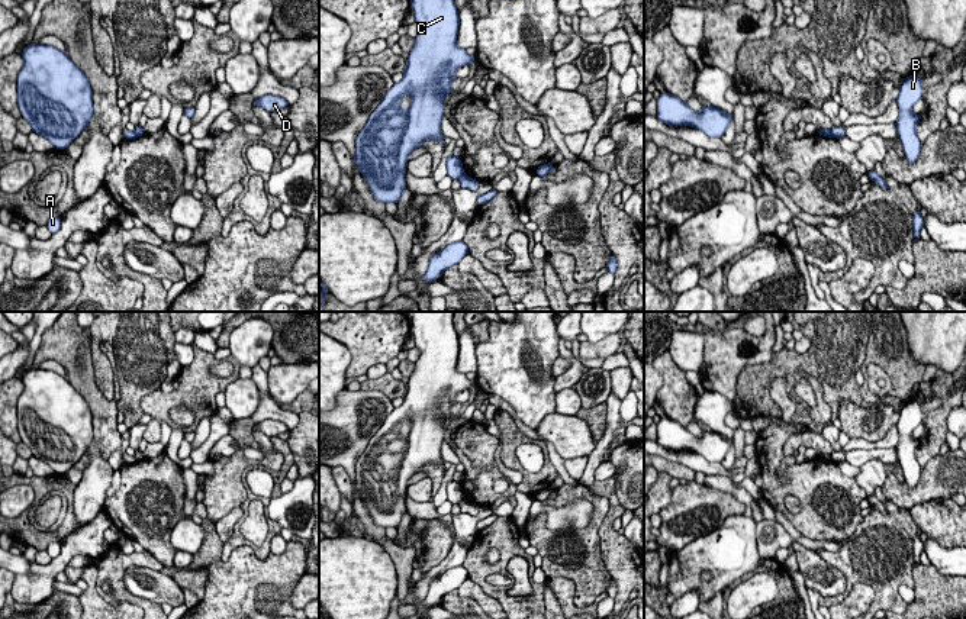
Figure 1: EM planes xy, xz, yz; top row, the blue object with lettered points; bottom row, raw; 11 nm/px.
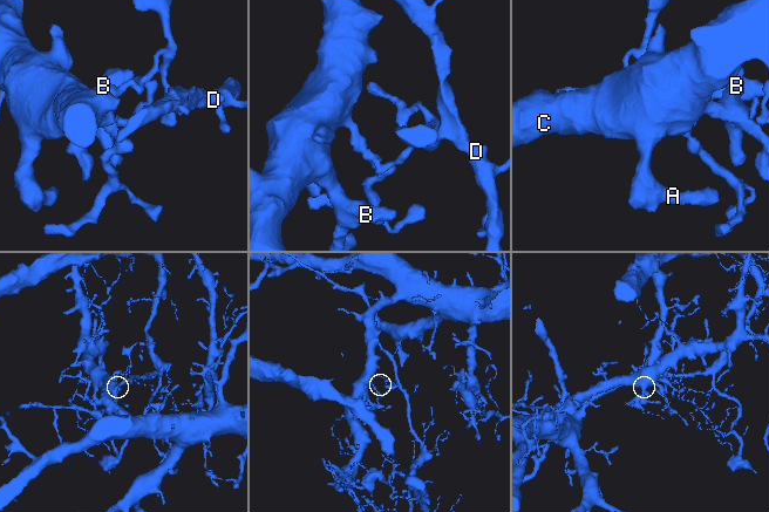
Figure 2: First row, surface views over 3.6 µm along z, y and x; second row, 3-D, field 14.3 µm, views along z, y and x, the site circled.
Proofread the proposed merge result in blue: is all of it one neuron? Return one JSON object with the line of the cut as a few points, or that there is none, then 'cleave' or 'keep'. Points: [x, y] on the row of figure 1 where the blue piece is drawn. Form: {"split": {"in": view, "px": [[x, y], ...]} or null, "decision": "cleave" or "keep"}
{"split": {"in": "xz", "px": [[463, 173], [459, 179]]}, "decision": "cleave"}

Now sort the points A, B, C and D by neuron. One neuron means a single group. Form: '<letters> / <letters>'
A B C / D

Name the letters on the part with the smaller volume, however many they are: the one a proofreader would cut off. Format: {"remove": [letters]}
{"remove": ["D"]}

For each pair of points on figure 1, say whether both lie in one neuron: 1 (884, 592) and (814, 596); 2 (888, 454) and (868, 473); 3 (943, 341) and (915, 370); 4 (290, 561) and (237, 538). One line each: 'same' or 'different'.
1: different
2: different
3: different
4: different

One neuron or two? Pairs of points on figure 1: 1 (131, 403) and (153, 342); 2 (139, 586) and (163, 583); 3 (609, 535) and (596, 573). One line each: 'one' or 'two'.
1: one
2: one
3: two

